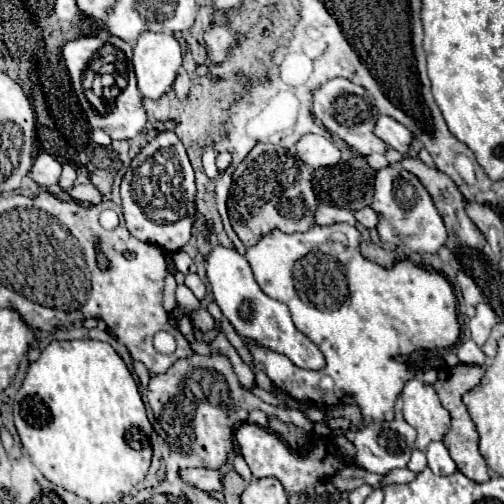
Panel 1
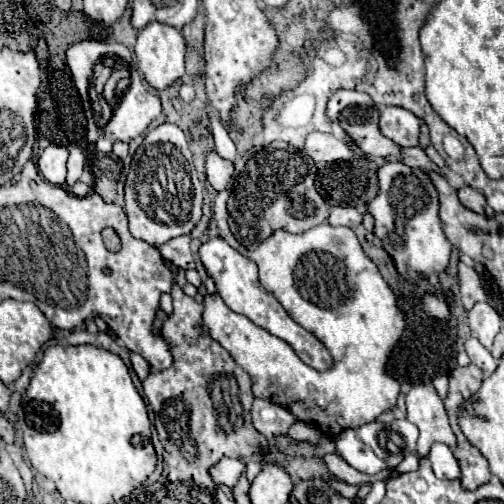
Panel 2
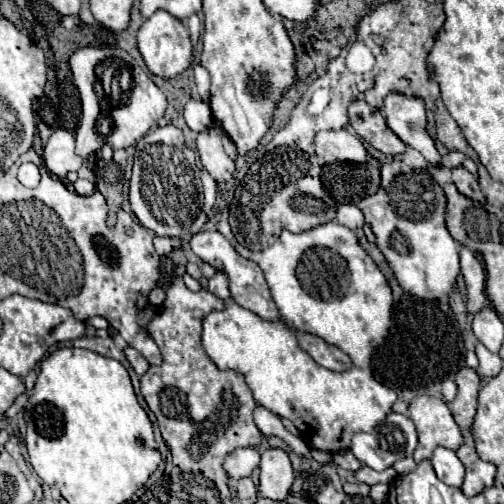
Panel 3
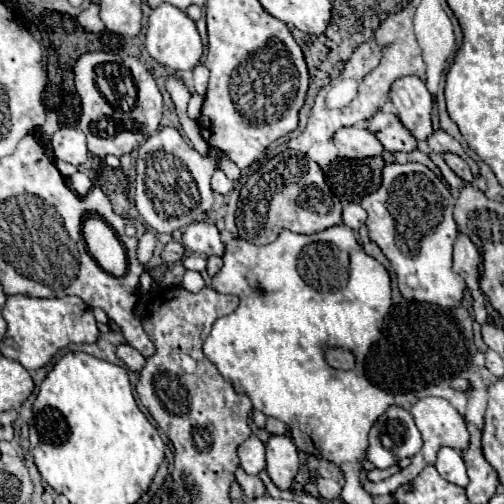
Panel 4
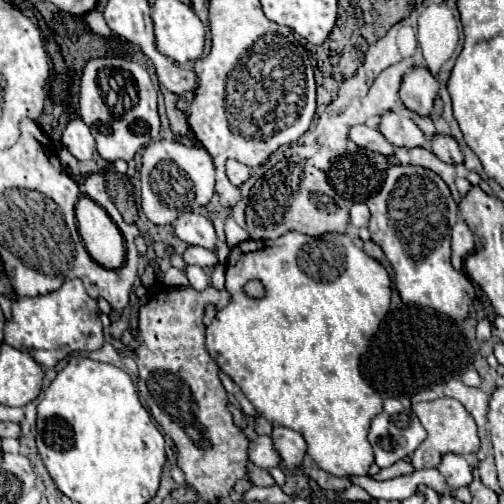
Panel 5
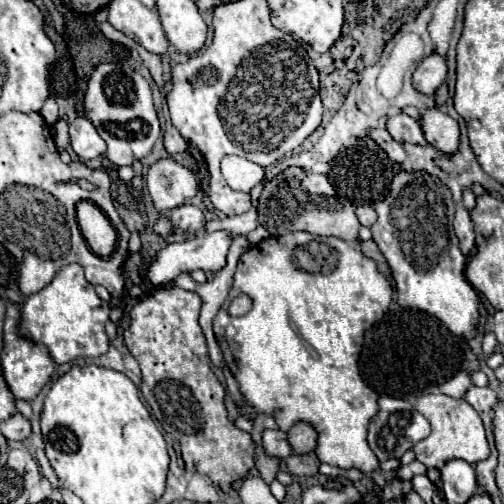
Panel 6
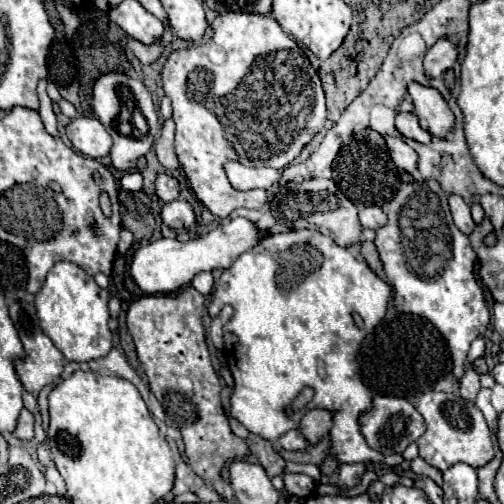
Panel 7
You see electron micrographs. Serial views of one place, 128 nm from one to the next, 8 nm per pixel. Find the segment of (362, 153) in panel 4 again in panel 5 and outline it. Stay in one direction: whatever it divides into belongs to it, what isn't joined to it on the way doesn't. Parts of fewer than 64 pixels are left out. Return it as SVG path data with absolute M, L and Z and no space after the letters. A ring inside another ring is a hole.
M360 124L360 126L354 126L348 136L360 148L366 148L366 150L372 150L372 152L380 152L384 156L392 156L394 154L394 146L376 128L368 128L368 126Z

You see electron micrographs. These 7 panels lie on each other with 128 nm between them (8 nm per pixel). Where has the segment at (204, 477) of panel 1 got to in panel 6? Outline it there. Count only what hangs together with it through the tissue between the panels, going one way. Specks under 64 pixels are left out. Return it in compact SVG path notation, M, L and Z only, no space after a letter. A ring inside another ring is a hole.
M264 430L262 442L264 442L266 454L270 454L270 456L276 456L282 460L282 458L288 458L292 454L288 434L282 430Z

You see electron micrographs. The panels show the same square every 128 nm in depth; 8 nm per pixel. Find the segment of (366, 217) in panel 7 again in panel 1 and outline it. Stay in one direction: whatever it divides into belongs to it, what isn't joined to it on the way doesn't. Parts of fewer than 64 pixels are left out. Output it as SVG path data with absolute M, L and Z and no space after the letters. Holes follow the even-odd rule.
M320 206L316 210L316 224L330 226L330 224L340 224L340 222L356 224L356 218L354 218L354 214L350 210L336 208L336 206Z

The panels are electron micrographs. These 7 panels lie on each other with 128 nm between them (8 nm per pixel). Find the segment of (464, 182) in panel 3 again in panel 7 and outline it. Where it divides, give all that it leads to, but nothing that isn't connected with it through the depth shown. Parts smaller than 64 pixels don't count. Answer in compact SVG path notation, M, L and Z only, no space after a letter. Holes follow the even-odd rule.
M418 82L408 84L408 94L414 100L414 112L420 120L420 126L432 136L446 136L454 126L454 114L442 94L436 88L422 86Z

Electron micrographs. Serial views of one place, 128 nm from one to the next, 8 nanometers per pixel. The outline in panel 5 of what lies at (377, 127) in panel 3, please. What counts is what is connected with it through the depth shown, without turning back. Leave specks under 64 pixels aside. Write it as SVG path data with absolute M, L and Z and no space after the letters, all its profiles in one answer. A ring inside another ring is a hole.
M396 112L384 114L380 120L380 132L394 146L404 146L404 148L426 146L426 136L414 124L410 114L396 114Z

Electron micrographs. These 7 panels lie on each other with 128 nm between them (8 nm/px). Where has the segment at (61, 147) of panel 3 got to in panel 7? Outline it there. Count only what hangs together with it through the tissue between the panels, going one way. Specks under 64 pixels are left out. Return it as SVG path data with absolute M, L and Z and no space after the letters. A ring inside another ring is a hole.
M74 118L66 126L66 136L70 138L76 152L90 156L90 158L102 158L108 156L112 150L112 138L108 136L106 128L100 124L98 118Z

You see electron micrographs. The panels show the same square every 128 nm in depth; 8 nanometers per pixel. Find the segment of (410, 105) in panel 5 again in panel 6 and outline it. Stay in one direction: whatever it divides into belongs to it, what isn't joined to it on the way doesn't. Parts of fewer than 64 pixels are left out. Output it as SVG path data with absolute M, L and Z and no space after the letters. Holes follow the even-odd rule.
M432 52L416 68L416 72L412 76L412 84L414 84L416 90L420 90L424 94L434 94L434 90L444 82L446 72L448 72L446 58Z

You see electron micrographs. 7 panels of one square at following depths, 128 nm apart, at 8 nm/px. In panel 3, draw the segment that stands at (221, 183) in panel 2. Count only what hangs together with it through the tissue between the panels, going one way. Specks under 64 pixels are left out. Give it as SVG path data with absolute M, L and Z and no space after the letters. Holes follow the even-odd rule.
M202 130L198 134L198 154L216 182L228 182L234 174L234 160L226 154L220 136L214 130Z

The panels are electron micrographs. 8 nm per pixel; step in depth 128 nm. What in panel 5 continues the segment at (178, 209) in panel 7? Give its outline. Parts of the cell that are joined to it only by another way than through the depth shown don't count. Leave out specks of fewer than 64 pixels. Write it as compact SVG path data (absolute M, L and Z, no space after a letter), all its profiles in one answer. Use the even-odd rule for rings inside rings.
M184 212L184 216L178 216L174 222L174 232L180 240L188 242L188 244L198 244L204 248L214 250L216 248L216 232L212 222L196 212Z

